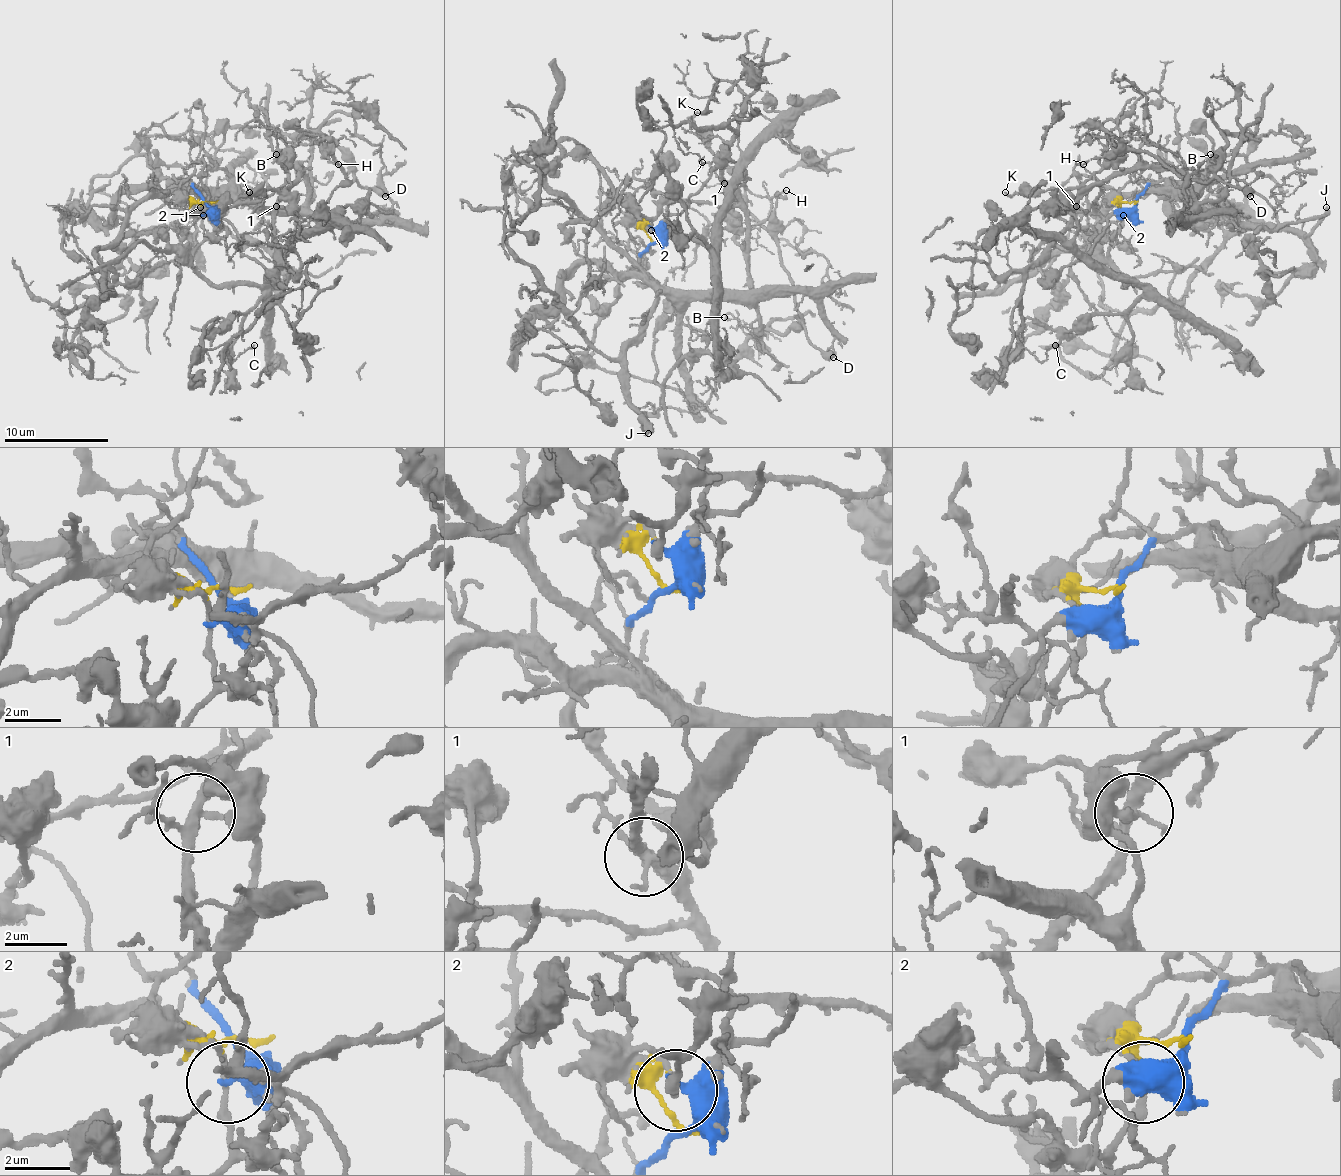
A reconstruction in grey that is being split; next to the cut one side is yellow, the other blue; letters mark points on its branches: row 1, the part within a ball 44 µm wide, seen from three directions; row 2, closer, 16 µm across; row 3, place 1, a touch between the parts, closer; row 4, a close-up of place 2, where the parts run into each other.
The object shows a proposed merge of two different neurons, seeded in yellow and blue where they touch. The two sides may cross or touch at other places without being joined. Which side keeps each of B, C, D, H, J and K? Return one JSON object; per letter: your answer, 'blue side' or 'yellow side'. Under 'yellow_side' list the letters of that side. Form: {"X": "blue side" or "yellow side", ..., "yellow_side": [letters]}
{"B": "blue side", "C": "blue side", "D": "blue side", "H": "blue side", "J": "blue side", "K": "yellow side", "yellow_side": ["K"]}

